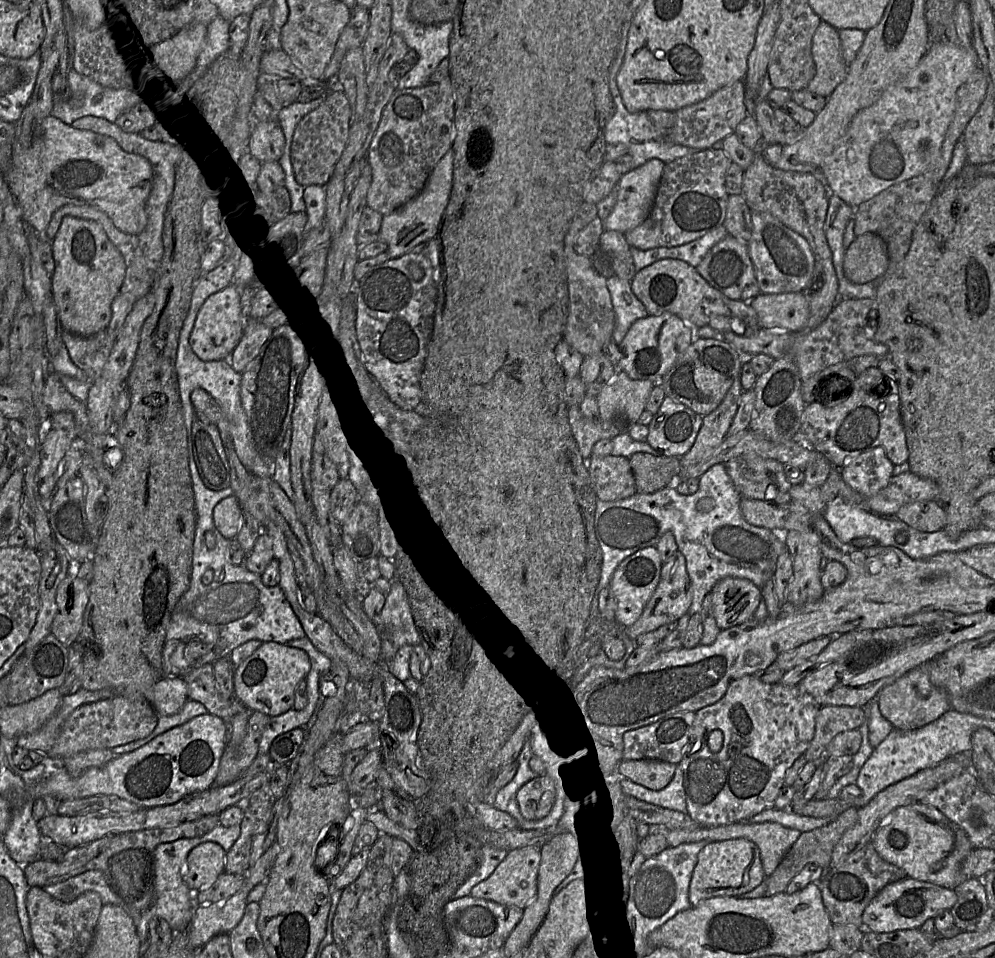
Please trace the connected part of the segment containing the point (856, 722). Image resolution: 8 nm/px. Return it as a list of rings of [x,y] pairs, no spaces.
[[[822,706],[816,714],[814,736],[803,753],[806,761],[818,762],[839,733],[858,729],[865,718],[863,707]]]

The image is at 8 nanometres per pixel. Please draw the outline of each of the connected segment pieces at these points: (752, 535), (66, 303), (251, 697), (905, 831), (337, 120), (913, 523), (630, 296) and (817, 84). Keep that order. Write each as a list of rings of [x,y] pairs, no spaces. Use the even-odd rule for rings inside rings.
[[[723,463],[711,466],[699,478],[698,490],[688,496],[679,494],[673,484],[650,494],[635,492],[632,496],[617,501],[605,502],[597,500],[594,531],[602,553],[602,566],[594,600],[598,600],[599,593],[602,590],[609,589],[612,576],[624,559],[641,549],[655,547],[666,532],[673,534],[678,546],[678,552],[685,557],[686,571],[690,579],[692,592],[691,605],[687,615],[692,616],[700,612],[704,597],[723,578],[747,579],[761,589],[773,578],[777,559],[786,550],[786,546],[779,532],[749,524],[740,511],[740,500],[741,496],[735,489]],[[705,497],[712,498],[715,502],[715,507],[708,513],[701,513],[697,511],[696,505],[701,498]]]
[[[72,216],[63,218],[51,244],[55,261],[52,299],[63,330],[90,336],[106,329],[112,316],[112,301],[125,278],[126,263],[122,254],[99,223]]]
[[[263,642],[249,657],[235,667],[233,672],[234,696],[250,711],[260,711],[270,717],[293,708],[295,689],[311,668],[308,654],[301,649],[277,642]]]
[[[913,803],[896,808],[882,822],[870,842],[883,860],[903,869],[908,878],[949,889],[970,879],[961,871],[963,860],[974,849],[966,832],[931,805]]]
[[[334,88],[319,107],[307,114],[295,129],[291,145],[291,162],[296,181],[306,186],[326,186],[334,174],[349,138],[352,125],[347,96]]]
[[[938,501],[905,504],[895,517],[912,529],[928,533],[943,530],[946,523],[946,513]]]
[[[612,276],[607,279],[607,288],[615,313],[612,340],[620,345],[632,324],[649,314],[643,303],[633,293],[631,281]]]
[[[821,21],[812,39],[812,57],[816,74],[807,90],[827,98],[845,79],[848,64],[842,56],[838,30]]]

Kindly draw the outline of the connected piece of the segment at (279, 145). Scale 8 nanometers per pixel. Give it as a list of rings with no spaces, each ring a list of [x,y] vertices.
[[[278,120],[254,122],[249,141],[249,154],[258,162],[279,162],[284,146],[285,136]]]

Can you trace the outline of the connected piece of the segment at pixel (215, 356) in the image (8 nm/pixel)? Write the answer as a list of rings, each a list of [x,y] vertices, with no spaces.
[[[232,283],[212,294],[201,306],[190,335],[193,352],[203,361],[229,359],[241,340],[246,320],[245,303],[239,285]]]

